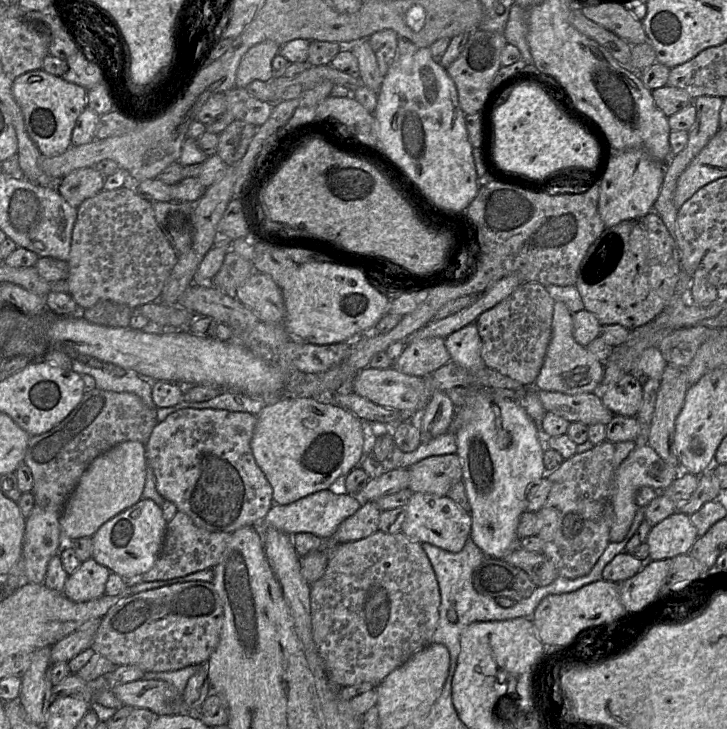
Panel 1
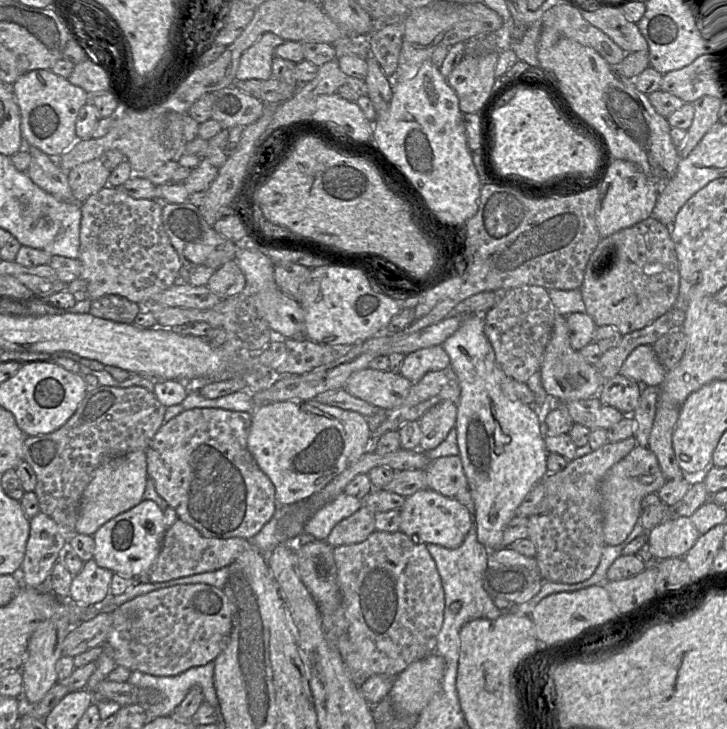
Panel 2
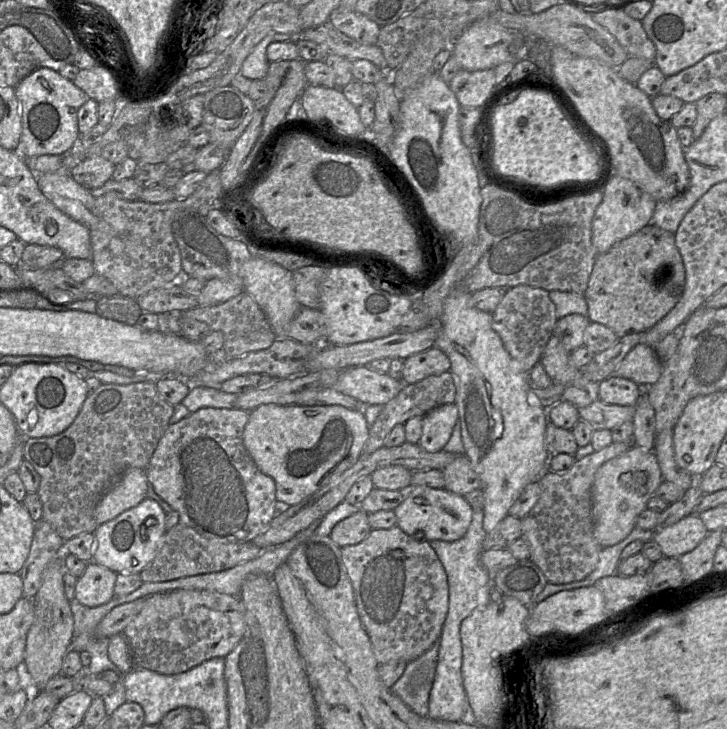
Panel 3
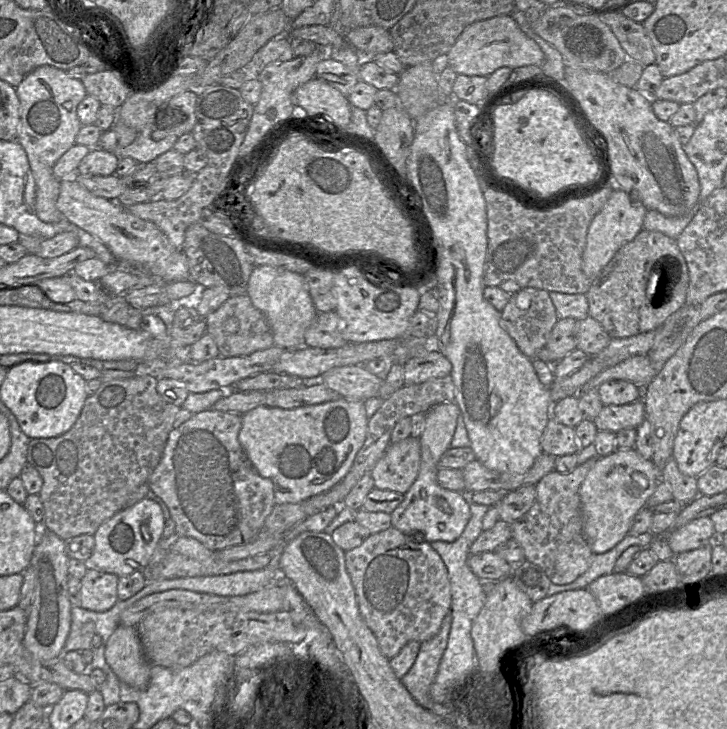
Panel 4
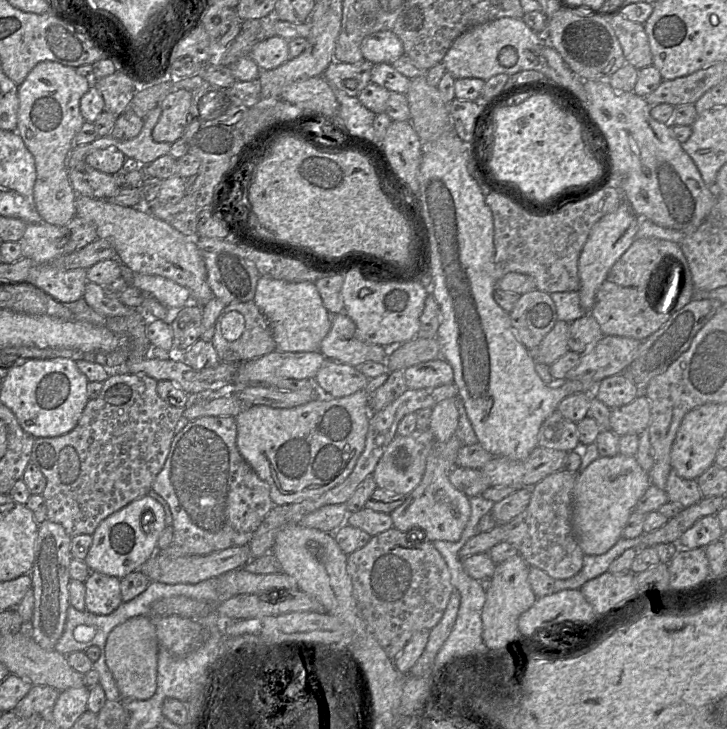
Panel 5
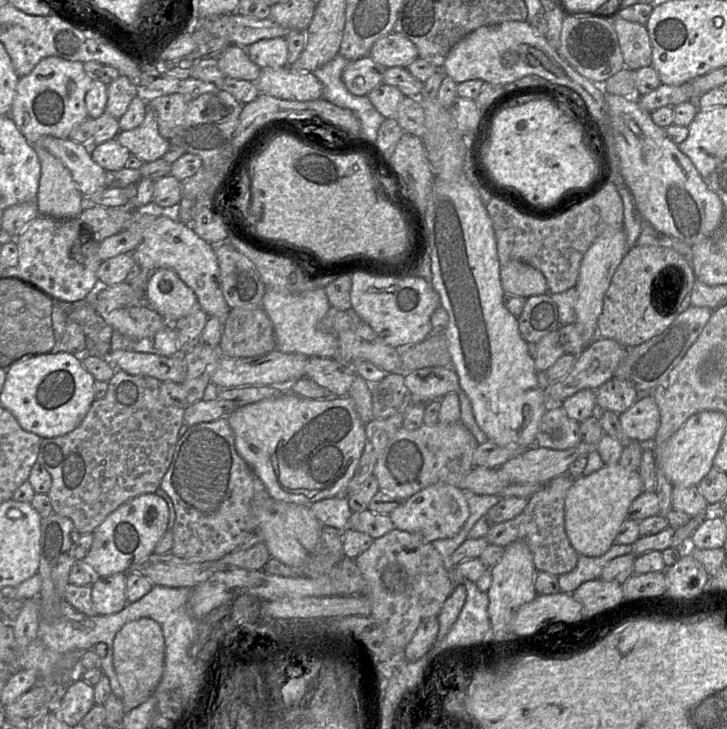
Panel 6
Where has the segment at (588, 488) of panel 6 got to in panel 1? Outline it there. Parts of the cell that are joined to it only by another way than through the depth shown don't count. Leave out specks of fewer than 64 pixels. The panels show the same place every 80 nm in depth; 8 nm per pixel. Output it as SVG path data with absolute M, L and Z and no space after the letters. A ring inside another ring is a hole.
M638 442L635 449L619 465L614 475L614 521L609 534L610 542L620 542L627 535L639 508L635 499L638 489L643 486L649 486L658 492L662 492L679 476L680 473L680 467L669 465L647 443Z

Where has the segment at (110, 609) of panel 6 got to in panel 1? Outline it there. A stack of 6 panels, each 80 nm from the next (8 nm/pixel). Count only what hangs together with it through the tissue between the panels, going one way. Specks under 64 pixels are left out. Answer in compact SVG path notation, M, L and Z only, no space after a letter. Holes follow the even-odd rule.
M91 557L68 575L62 593L75 602L97 599L105 594L110 573L106 566L100 565Z

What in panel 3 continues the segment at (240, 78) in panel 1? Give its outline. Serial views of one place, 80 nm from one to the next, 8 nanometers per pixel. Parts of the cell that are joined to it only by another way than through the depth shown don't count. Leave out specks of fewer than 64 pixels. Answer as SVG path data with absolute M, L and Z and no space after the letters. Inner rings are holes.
M269 34L264 37L252 50L252 52L244 60L240 74L250 80L261 80L267 75L269 68L269 61L266 55L267 47L274 42L286 42L290 40L297 40L297 35L287 34Z

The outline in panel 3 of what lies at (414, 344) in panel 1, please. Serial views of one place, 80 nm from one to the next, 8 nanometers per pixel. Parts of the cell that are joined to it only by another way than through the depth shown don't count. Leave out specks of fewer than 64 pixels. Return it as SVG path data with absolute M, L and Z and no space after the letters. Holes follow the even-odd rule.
M437 347L414 354L403 362L402 381L404 384L414 384L422 379L439 375L450 370L450 360Z

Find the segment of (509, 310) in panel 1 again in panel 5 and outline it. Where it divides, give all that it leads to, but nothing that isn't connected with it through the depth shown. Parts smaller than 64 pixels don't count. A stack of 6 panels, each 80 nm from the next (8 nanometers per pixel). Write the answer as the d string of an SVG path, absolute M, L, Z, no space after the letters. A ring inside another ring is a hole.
M539 290L520 295L509 316L517 338L528 350L539 346L558 321L550 294Z

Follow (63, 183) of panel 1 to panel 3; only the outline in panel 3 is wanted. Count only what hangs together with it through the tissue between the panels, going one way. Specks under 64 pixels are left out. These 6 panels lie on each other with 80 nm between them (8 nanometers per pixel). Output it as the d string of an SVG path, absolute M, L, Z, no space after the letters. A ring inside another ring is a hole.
M99 154L85 158L71 169L70 175L81 186L98 192L112 178L114 168L115 164Z

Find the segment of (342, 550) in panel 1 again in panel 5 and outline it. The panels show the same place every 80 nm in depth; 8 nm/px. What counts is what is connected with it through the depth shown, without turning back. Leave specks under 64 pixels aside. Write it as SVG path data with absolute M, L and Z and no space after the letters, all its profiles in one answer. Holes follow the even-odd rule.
M394 527L371 537L362 548L347 555L347 571L352 578L360 613L388 658L395 659L417 632L434 628L441 620L454 590L448 567L432 542L423 541L424 532L404 533Z

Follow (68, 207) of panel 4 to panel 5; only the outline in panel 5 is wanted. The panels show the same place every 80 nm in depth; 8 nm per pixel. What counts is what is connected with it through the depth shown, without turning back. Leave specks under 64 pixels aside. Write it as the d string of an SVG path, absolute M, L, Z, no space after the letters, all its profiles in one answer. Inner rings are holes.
M77 195L76 216L95 225L98 238L113 244L116 258L129 271L157 275L173 281L187 288L191 292L192 302L201 307L214 298L207 284L205 263L197 248L196 238L187 237L154 217L145 206L122 206L106 199Z

